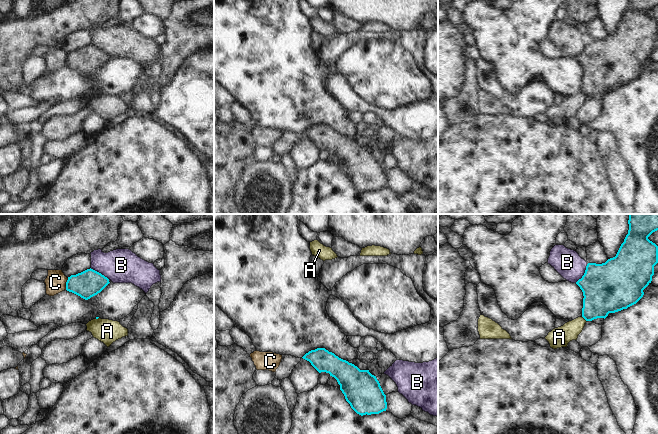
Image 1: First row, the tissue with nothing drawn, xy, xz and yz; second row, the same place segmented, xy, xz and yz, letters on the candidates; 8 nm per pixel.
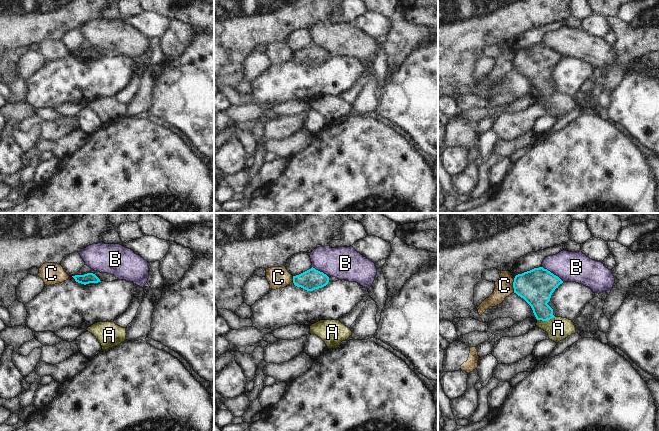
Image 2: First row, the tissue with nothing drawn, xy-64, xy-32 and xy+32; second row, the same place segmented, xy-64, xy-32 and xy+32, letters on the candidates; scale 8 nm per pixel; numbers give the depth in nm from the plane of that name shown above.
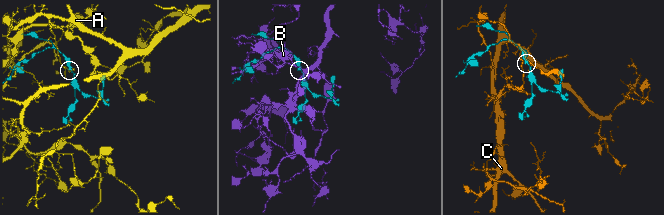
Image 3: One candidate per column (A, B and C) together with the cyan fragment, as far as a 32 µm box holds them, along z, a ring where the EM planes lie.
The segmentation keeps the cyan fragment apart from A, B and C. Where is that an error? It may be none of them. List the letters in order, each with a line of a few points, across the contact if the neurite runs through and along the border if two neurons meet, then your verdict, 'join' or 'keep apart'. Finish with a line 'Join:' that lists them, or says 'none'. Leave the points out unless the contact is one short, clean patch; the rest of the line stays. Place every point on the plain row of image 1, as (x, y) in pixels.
A: line yz (582, 92), (586, 97); keep apart
B: keep apart
C: line xy (68, 54), (65, 65); keep apart
Join: none

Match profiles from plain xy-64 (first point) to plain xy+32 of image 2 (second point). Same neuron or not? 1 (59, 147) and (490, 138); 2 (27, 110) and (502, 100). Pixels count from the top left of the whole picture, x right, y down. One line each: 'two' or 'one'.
1: two
2: one

